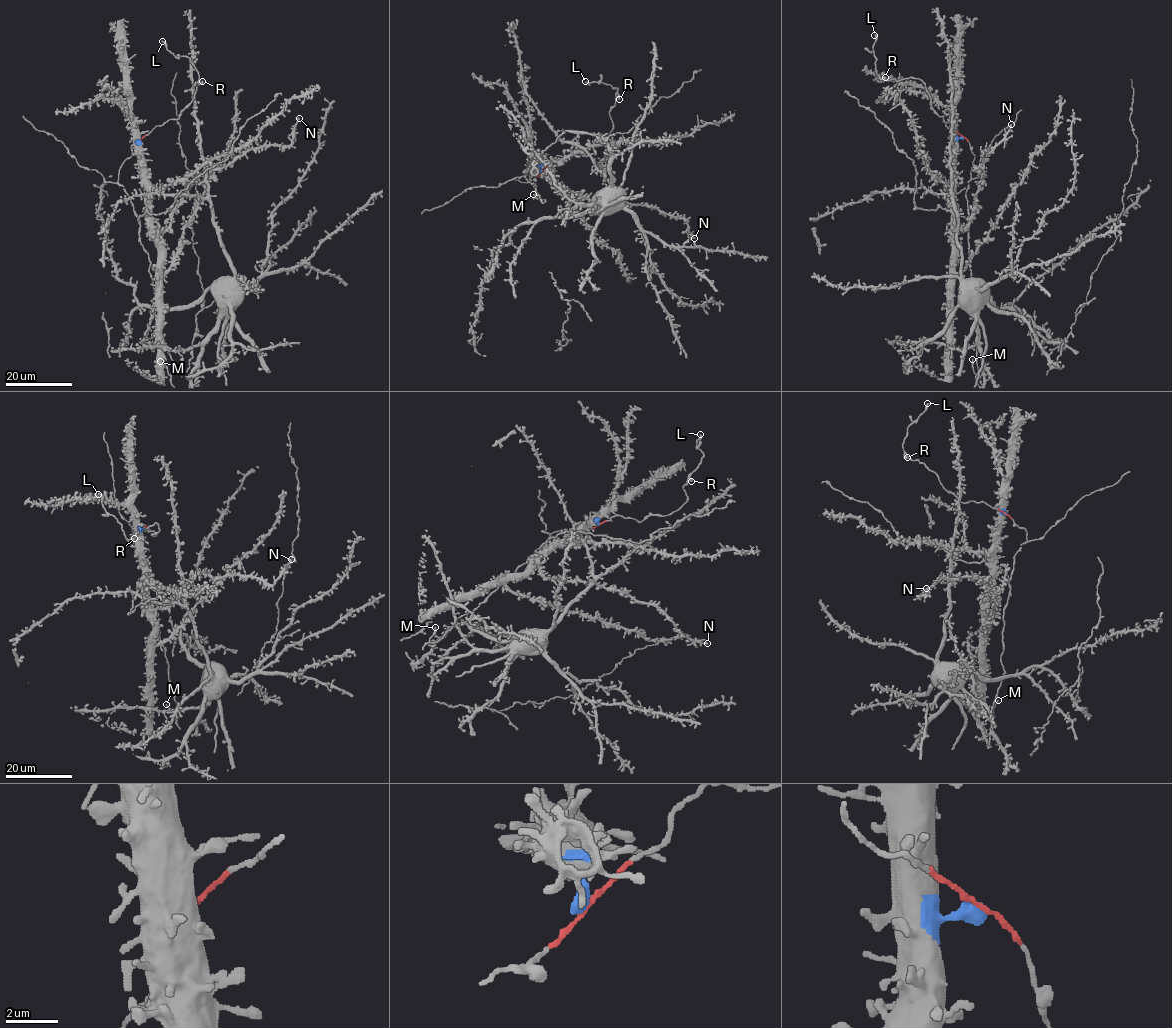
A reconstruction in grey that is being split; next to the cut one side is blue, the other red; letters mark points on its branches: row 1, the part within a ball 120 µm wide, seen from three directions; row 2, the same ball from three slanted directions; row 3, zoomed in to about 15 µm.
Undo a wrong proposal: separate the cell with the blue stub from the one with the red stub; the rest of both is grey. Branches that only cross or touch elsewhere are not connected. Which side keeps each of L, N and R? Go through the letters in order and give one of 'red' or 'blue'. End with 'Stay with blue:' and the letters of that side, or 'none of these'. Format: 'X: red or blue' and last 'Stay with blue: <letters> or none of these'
L: red
N: blue
R: red
Stay with blue: N

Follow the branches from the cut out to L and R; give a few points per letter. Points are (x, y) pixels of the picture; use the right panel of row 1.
L: (962, 136), (946, 126), (944, 116), (931, 107), (930, 96), (920, 80), (881, 78), (876, 73), (874, 35)
R: (962, 136), (946, 126), (944, 116), (931, 107), (930, 96), (920, 80), (885, 77)

